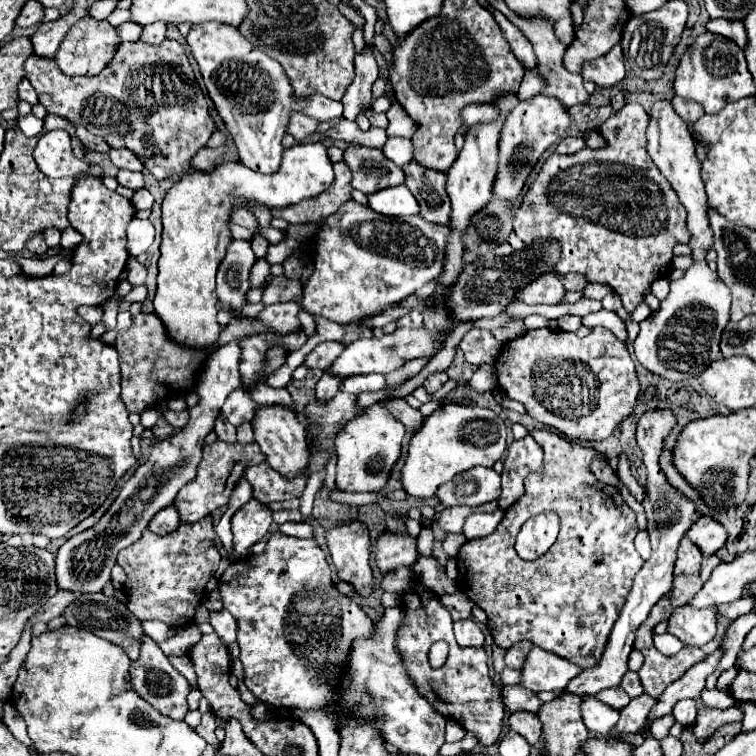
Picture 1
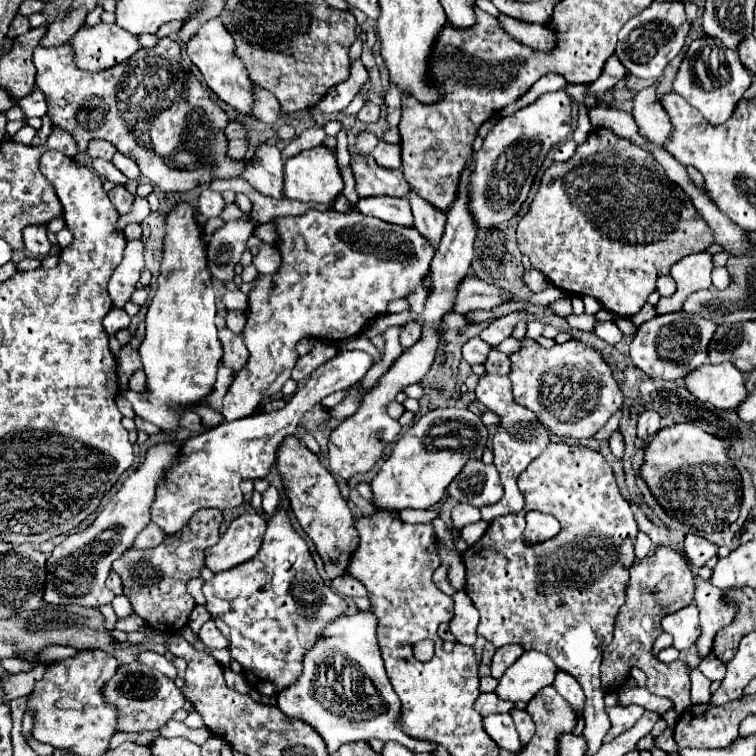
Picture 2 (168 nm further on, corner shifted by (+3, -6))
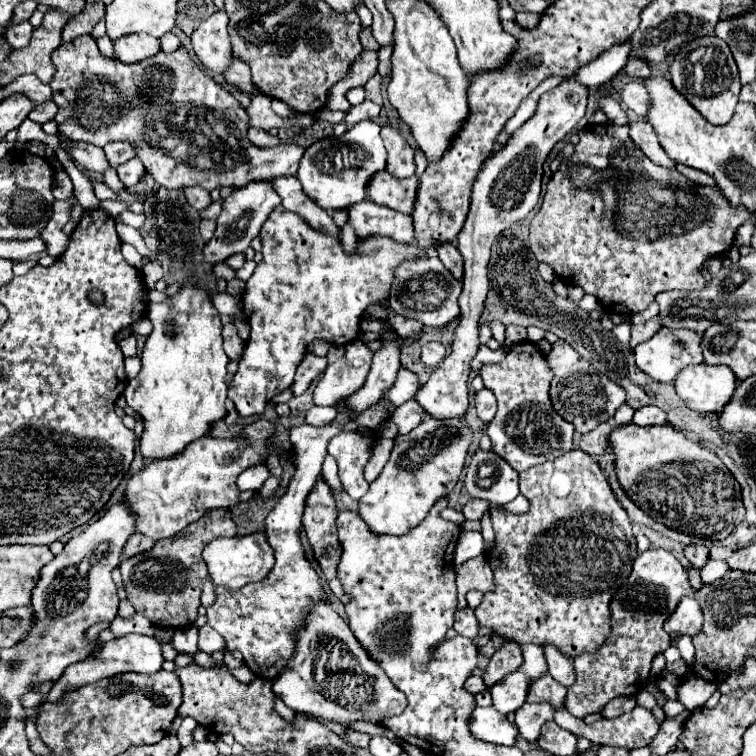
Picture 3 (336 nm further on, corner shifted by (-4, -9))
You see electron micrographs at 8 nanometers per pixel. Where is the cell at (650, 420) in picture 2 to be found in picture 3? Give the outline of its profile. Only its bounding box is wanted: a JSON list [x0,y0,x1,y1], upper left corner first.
[632,406,666,426]

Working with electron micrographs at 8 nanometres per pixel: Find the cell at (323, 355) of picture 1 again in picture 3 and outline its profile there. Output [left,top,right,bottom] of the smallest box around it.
[290,352,326,396]

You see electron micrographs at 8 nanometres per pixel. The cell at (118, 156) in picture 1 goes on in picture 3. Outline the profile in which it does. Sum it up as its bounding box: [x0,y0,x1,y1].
[118,158,144,188]

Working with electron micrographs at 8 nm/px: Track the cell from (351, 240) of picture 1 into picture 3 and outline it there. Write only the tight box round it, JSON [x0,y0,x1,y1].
[228,206,426,416]

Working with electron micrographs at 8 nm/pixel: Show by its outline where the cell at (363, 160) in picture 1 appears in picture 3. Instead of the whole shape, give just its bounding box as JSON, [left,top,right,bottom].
[368,170,420,214]

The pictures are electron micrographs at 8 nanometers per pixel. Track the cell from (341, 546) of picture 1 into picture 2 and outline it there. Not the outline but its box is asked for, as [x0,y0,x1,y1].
[277,435,359,579]

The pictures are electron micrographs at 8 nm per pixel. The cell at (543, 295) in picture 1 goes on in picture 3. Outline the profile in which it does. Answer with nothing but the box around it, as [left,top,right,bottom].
[388,258,462,328]

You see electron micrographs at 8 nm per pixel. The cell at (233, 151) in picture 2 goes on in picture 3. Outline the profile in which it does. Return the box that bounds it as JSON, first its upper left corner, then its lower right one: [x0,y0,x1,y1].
[248,128,280,148]

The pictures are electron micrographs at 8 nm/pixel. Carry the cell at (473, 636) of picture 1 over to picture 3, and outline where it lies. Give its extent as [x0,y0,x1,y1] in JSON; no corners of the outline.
[454,608,478,640]

